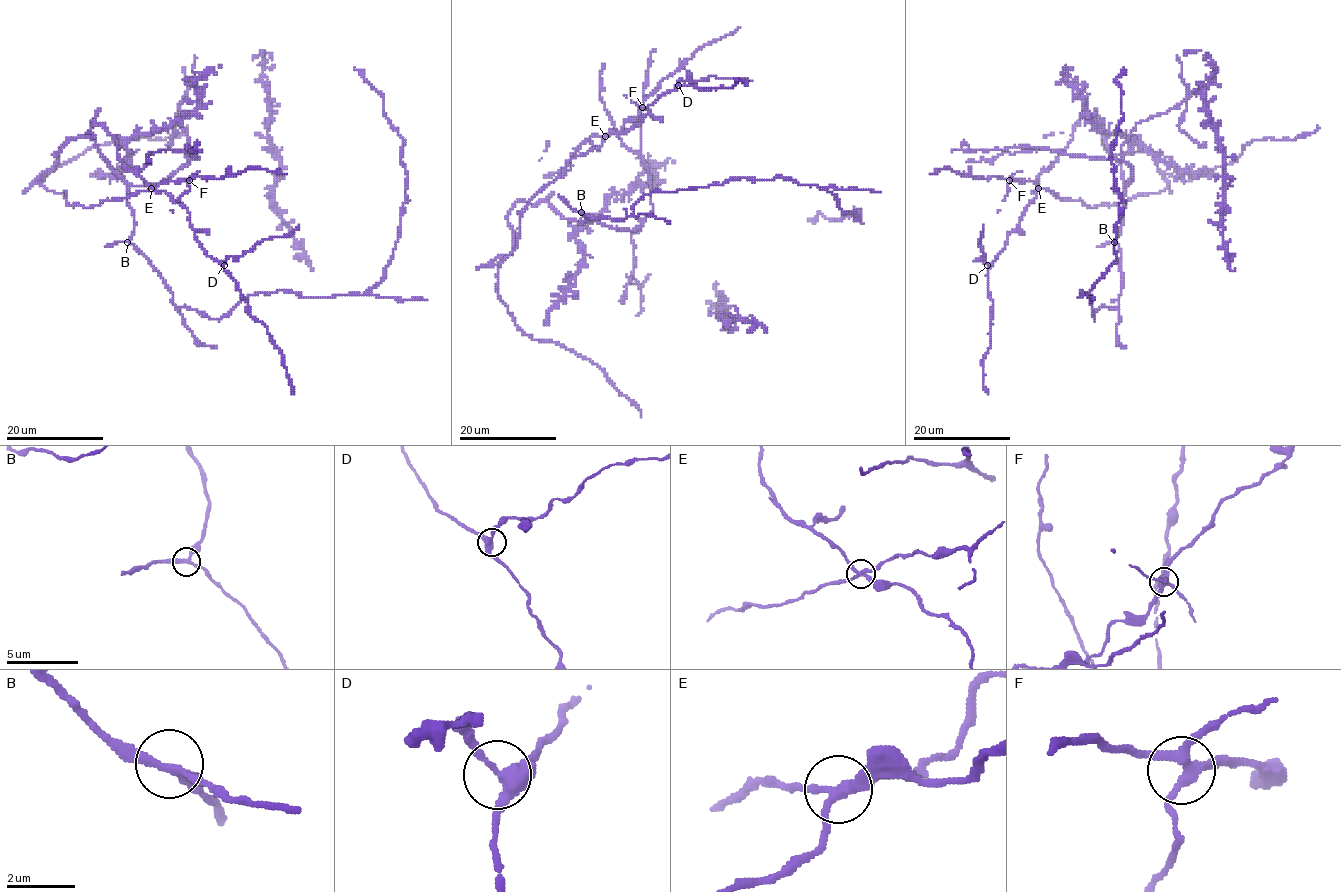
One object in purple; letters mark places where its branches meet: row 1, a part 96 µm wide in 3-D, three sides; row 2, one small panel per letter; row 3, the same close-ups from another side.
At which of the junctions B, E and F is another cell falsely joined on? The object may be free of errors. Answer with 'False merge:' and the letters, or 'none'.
False merge: E

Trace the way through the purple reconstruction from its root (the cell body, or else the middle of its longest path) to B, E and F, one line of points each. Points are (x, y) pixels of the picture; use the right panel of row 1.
B: (1123, 177), (1123, 225), (1114, 242)
E: (1123, 177), (1105, 136), (1103, 145), (1113, 154), (1151, 150), (1168, 185), (1157, 194), (1095, 207), (1038, 188)
F: (1123, 177), (1105, 136), (1113, 154), (1151, 150), (1168, 185), (1089, 207), (1034, 182), (1009, 180)

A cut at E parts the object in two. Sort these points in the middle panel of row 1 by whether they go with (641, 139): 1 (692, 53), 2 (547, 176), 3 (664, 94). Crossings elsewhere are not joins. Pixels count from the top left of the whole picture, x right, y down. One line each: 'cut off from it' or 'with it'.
1: with it
2: cut off from it
3: cut off from it

